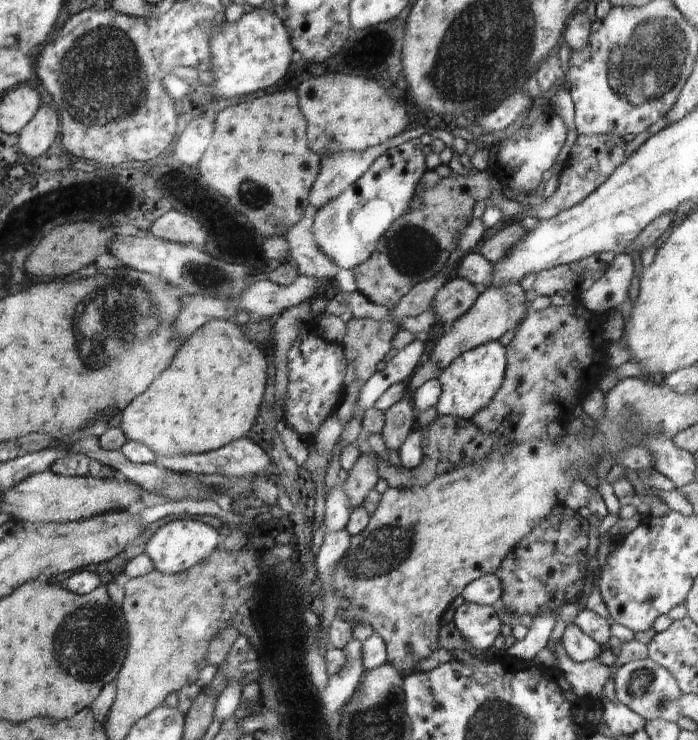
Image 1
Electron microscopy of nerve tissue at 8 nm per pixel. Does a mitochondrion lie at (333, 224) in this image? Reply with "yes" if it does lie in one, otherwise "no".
yes

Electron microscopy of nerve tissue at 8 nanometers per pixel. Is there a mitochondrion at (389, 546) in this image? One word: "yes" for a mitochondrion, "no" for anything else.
yes

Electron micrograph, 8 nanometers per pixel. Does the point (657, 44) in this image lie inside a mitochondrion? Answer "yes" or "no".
yes

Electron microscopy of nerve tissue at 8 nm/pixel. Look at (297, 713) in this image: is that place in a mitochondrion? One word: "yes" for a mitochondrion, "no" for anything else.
yes

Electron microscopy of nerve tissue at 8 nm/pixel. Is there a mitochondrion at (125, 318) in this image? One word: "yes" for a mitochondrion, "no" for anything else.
yes

